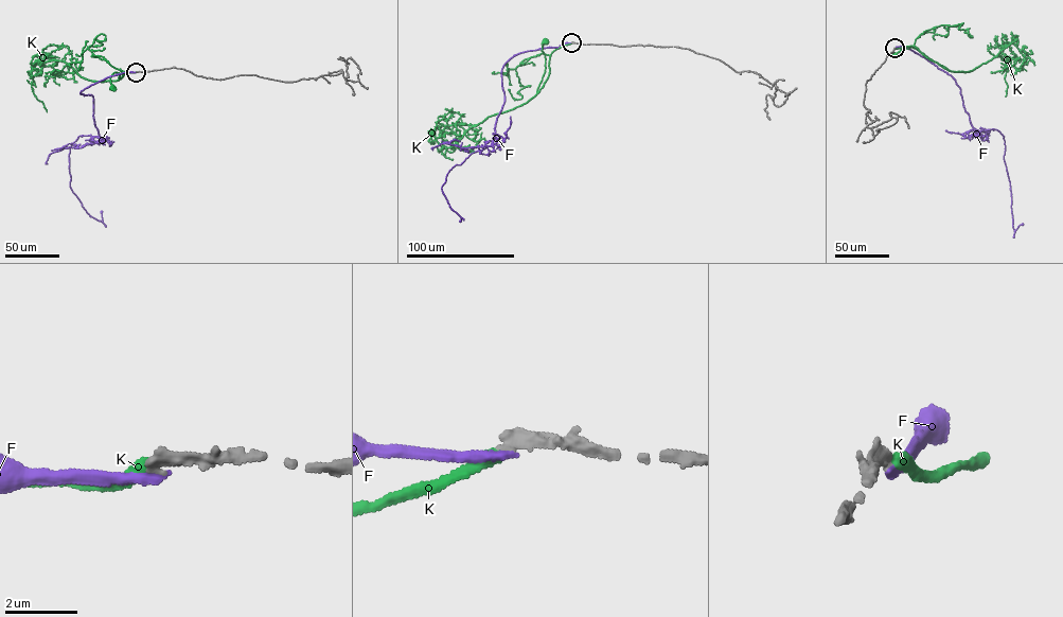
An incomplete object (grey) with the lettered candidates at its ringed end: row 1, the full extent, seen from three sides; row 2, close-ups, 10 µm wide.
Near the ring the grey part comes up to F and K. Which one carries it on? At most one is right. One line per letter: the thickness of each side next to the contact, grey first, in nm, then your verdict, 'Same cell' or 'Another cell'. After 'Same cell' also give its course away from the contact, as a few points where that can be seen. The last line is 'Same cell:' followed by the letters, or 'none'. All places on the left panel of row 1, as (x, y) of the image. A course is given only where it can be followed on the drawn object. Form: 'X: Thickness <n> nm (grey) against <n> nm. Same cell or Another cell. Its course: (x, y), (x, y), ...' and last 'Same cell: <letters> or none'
F: Thickness 320 nm (grey) against 280 nm. Another cell
K: Thickness 320 nm (grey) against 360 nm. Another cell
Same cell: none

